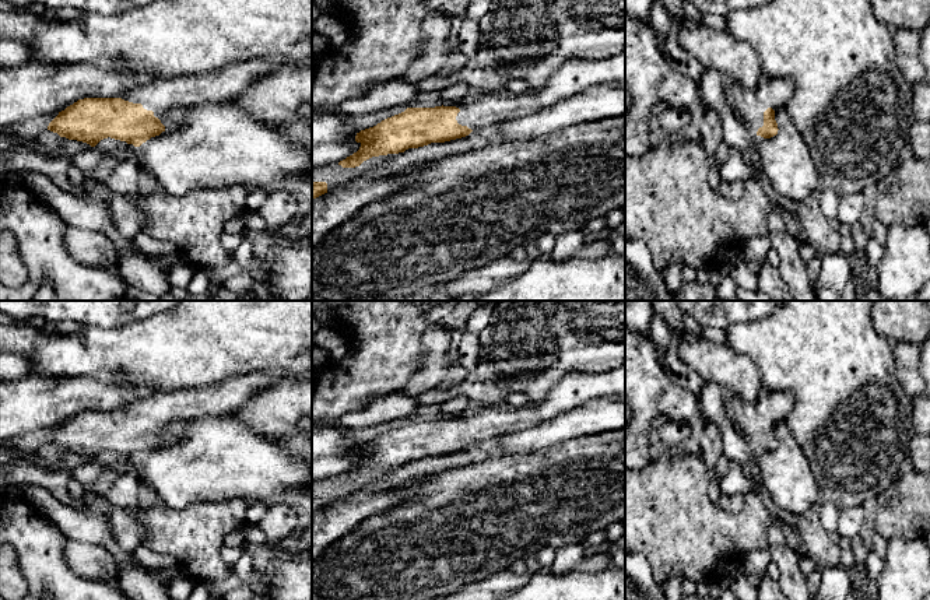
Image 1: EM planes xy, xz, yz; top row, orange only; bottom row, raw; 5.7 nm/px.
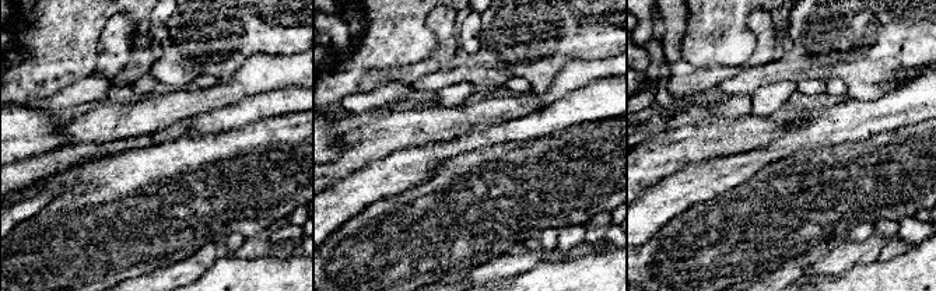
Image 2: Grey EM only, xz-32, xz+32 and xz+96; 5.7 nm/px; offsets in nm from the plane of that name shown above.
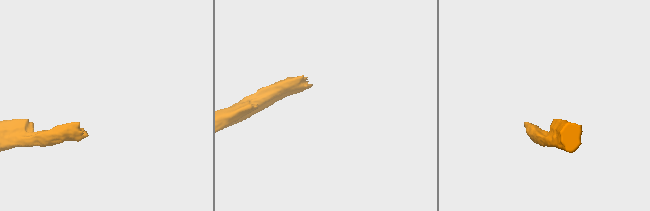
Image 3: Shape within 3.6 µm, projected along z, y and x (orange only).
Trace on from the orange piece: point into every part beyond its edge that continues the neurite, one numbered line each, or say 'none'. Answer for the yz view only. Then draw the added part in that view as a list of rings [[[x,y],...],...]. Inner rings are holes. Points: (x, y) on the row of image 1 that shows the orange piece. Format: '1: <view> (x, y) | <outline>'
1: yz (750, 105) | [[[762,77],[755,90],[748,90],[734,81],[729,102],[733,110],[744,120],[751,137],[755,141],[764,140],[757,131],[764,126],[764,112],[768,108],[785,106],[794,92],[792,78]]]

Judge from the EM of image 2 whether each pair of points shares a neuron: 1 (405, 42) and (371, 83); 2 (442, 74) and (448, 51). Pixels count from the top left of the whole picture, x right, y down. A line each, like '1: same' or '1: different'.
1: different
2: different

